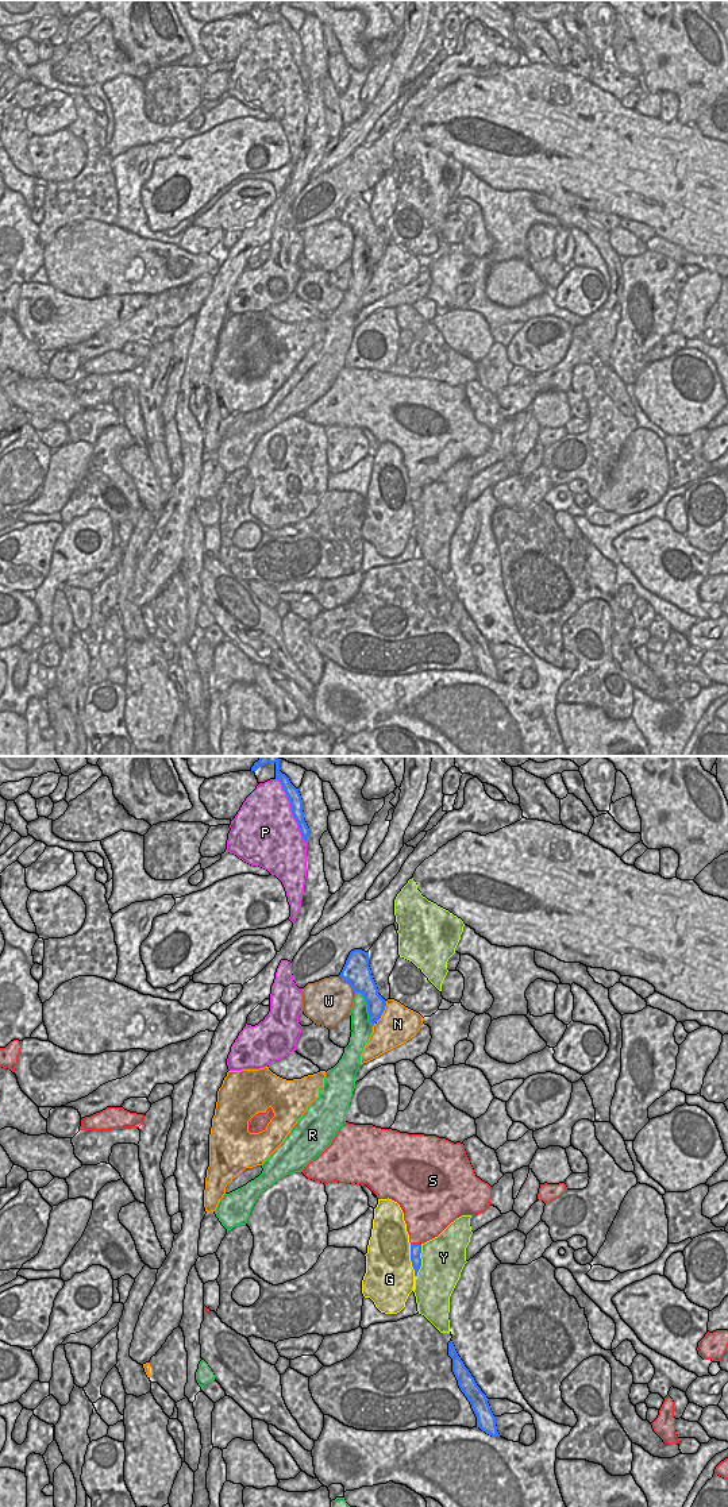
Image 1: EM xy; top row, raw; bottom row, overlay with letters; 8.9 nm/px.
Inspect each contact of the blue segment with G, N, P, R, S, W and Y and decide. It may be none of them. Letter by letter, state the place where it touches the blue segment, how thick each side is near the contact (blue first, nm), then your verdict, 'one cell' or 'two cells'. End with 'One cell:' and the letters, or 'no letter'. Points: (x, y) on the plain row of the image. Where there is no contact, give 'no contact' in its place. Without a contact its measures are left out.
G: xy (411, 504) | 100/440 nm | two cells
N: xy (382, 255) | 170/340 nm | two cells
P: xy (292, 54) | 120/480 nm | two cells
R: xy (368, 251) | 220/180 nm | two cells
S: xy (416, 488) | 100/380 nm | two cells
W: xy (349, 227) | 240/400 nm | two cells
Y: xy (420, 505) | 100/400 nm | two cells
One cell: no letter

